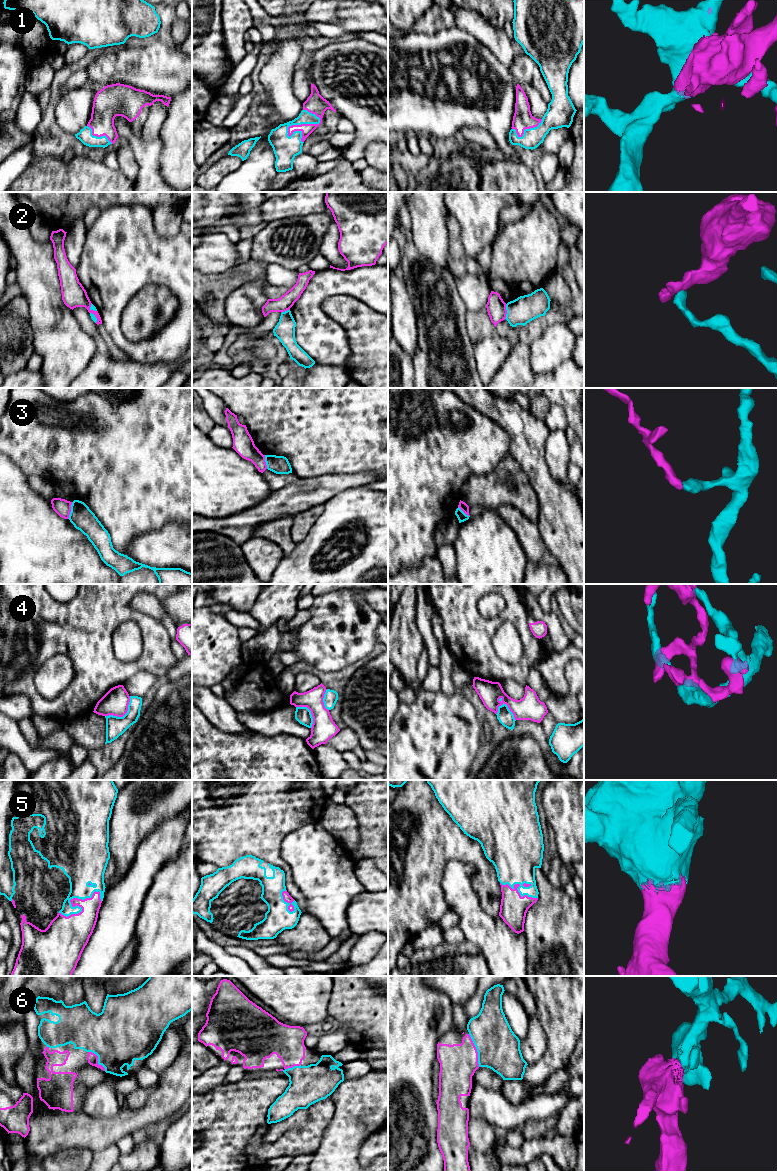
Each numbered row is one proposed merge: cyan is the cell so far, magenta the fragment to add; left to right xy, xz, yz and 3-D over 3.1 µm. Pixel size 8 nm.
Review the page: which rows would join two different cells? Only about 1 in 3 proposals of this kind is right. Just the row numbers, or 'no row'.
2, 3, 4

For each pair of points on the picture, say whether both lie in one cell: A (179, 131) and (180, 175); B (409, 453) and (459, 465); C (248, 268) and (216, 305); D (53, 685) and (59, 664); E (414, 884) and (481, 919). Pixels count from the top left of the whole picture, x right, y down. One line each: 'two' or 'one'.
A: one
B: one
C: one
D: one
E: two

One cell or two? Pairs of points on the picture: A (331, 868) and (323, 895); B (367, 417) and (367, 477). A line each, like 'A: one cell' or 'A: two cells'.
A: one cell
B: two cells

